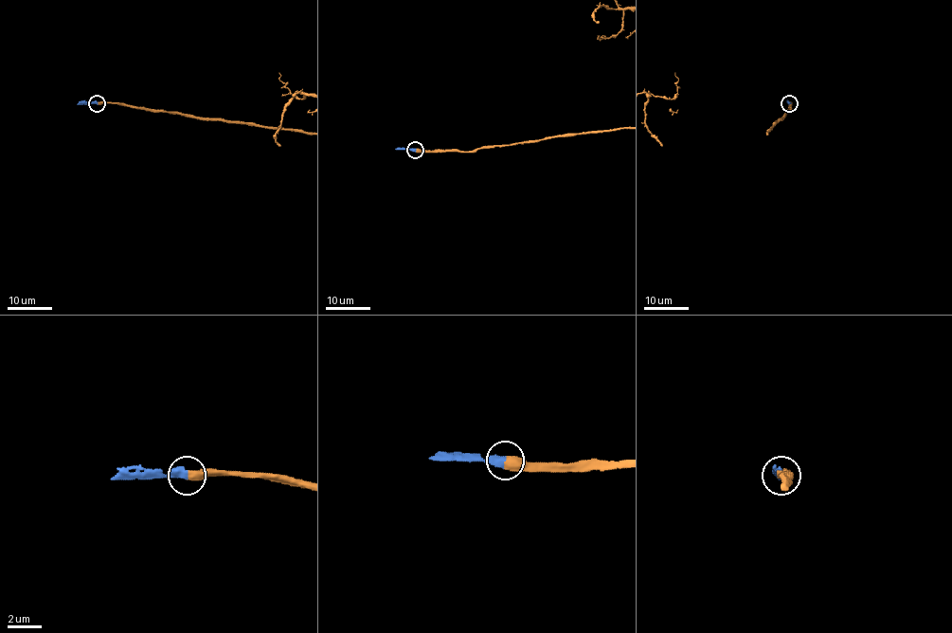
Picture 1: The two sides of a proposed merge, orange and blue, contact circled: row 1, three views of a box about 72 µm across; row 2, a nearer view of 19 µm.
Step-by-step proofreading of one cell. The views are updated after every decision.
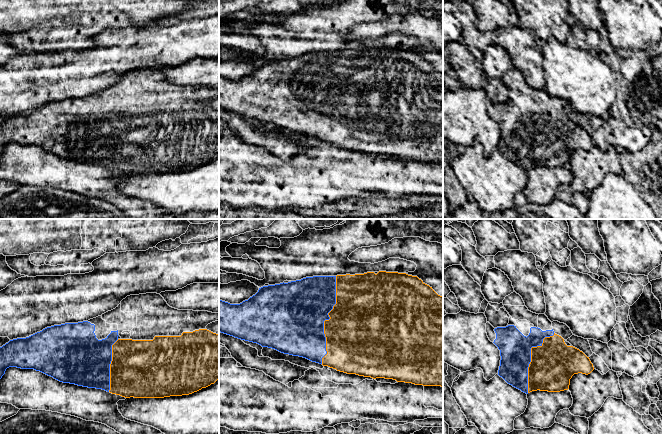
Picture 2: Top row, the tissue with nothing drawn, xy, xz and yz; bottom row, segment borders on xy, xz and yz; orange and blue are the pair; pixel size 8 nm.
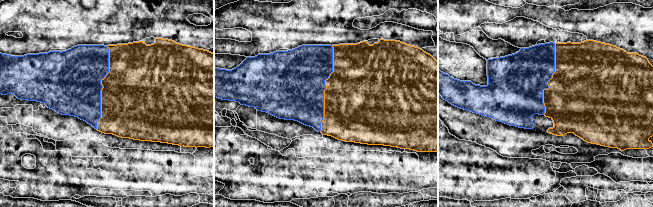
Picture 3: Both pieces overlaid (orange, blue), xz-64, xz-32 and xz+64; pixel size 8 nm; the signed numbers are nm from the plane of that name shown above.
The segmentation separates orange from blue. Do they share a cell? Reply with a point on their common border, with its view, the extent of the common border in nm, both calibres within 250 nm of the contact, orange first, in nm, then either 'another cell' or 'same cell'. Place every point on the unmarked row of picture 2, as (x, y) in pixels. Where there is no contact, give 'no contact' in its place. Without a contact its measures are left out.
xz (326, 96) | 700 nm | 460/480 nm | same cell

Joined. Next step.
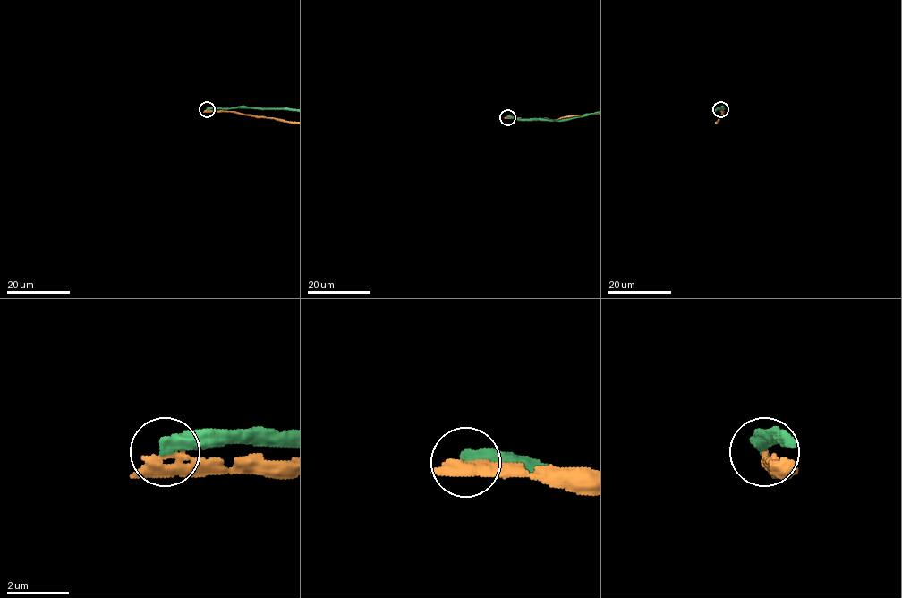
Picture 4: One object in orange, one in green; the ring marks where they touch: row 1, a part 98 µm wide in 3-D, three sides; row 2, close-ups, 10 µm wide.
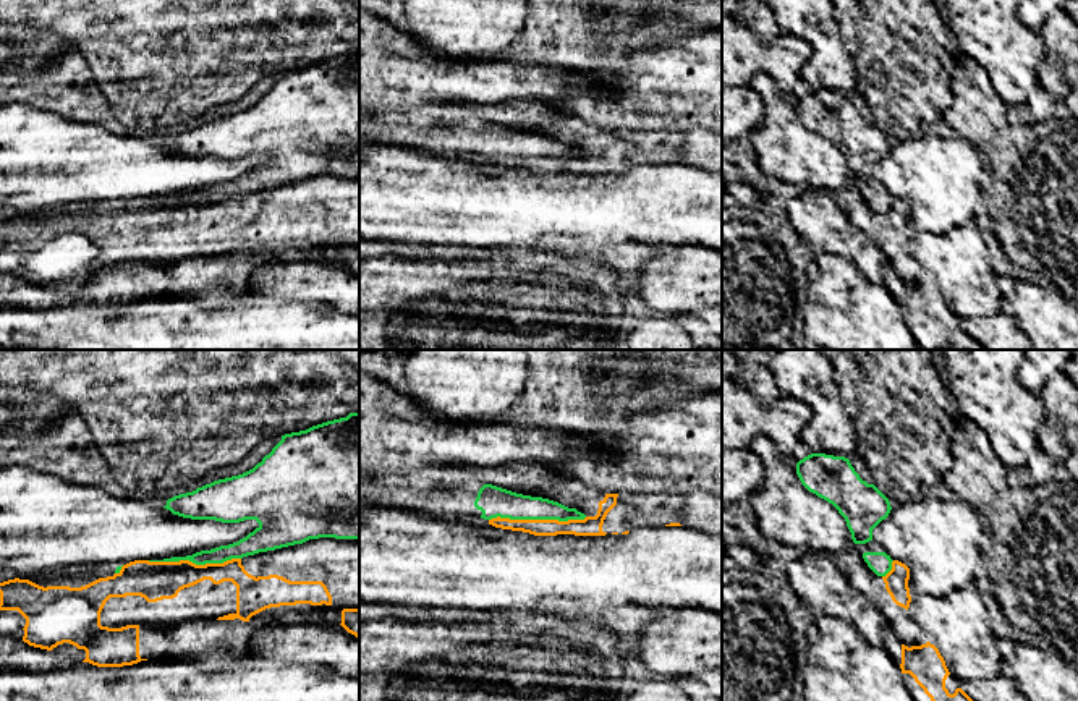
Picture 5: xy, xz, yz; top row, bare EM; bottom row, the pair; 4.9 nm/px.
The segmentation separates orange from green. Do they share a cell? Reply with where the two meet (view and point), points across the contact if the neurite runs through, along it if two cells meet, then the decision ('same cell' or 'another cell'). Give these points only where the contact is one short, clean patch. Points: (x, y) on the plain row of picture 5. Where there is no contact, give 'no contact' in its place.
meets orange in xz at (538, 157); another cell

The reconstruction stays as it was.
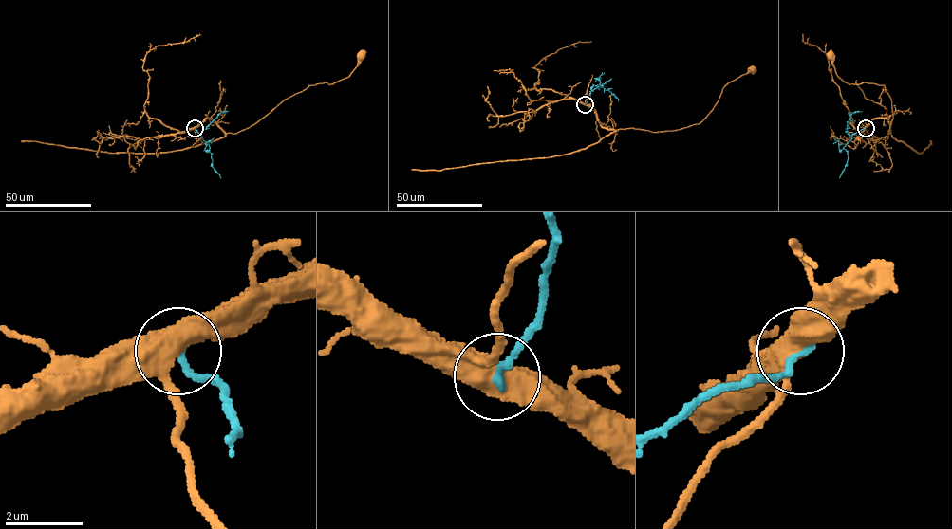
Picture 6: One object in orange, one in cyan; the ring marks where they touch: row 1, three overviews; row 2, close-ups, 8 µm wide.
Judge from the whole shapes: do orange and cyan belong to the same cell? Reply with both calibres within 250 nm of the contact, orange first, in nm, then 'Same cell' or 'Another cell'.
Thickness 500 nm (orange) against 200 nm. Another cell

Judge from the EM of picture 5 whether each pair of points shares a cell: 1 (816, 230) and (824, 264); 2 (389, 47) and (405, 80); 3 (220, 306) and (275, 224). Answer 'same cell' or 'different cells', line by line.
1: different cells
2: same cell
3: different cells

